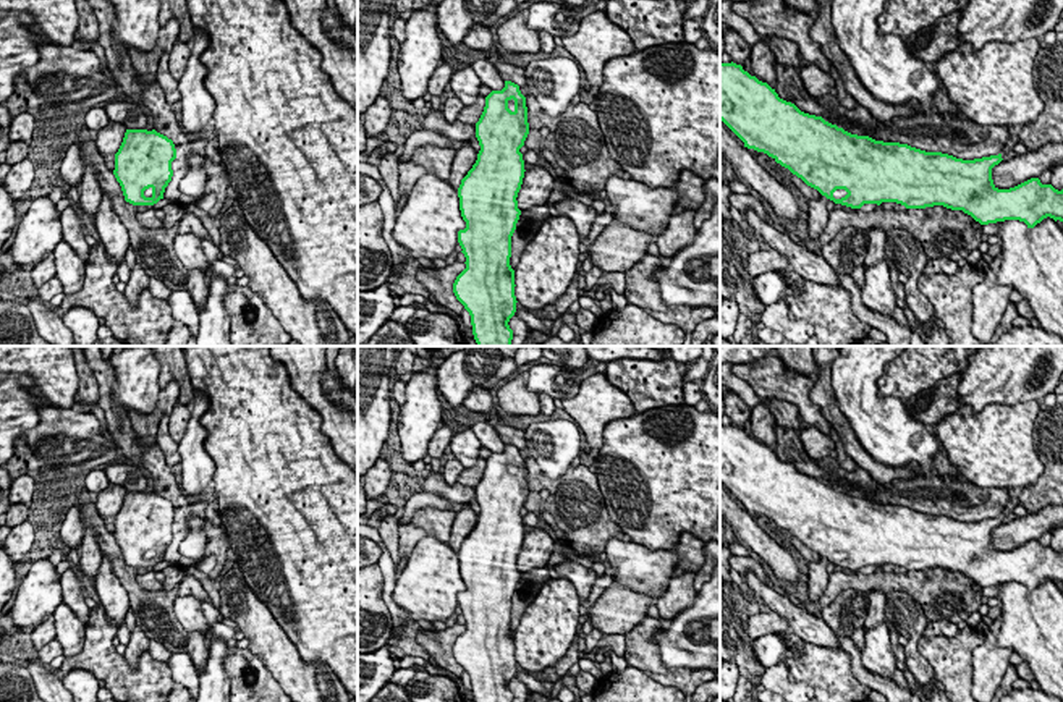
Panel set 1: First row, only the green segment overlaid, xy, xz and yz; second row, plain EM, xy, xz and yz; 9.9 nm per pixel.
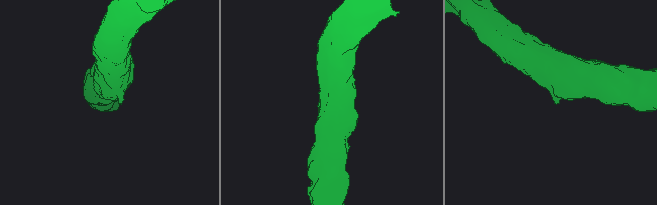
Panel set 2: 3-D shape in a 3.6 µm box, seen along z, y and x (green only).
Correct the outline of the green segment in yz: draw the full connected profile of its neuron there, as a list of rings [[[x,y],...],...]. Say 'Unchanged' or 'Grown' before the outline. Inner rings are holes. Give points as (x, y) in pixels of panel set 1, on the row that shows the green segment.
Grown. [[[720,61],[720,120],[744,142],[744,147],[767,154],[827,199],[851,209],[896,202],[906,209],[943,205],[963,210],[980,225],[1019,220],[1027,228],[1034,228],[1047,217],[1063,222],[1063,189],[1042,184],[1039,178],[1010,189],[998,189],[993,184],[992,168],[1003,160],[1002,154],[963,160],[908,144],[851,134],[780,99],[767,82],[733,61]]]

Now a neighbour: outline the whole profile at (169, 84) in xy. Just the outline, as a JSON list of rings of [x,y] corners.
[[[163,53],[159,61],[157,84],[162,87],[165,99],[170,105],[181,100],[178,81],[168,71],[168,53]]]

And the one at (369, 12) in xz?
[[[358,0],[358,116],[392,76],[392,13],[395,0]]]

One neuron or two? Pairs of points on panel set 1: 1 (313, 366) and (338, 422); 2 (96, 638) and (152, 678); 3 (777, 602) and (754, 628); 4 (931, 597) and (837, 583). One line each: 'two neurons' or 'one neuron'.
1: one neuron
2: one neuron
3: two neurons
4: one neuron

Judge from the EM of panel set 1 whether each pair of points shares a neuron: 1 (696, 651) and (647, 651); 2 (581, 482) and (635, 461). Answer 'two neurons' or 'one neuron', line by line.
1: two neurons
2: two neurons

